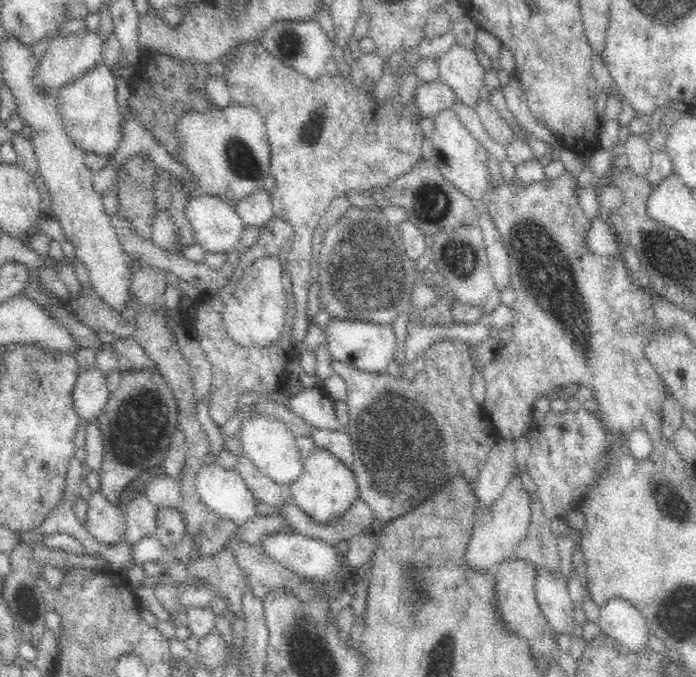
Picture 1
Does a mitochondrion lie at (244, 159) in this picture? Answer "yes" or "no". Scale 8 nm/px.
yes

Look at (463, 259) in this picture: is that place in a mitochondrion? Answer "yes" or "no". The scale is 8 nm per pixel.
yes

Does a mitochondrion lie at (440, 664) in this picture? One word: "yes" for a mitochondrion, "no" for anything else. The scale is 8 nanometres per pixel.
yes

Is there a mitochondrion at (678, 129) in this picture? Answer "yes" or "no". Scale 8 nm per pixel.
no

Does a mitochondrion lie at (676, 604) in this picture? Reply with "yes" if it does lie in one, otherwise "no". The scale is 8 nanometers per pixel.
yes

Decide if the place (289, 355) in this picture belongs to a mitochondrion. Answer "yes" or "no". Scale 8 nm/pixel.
no

